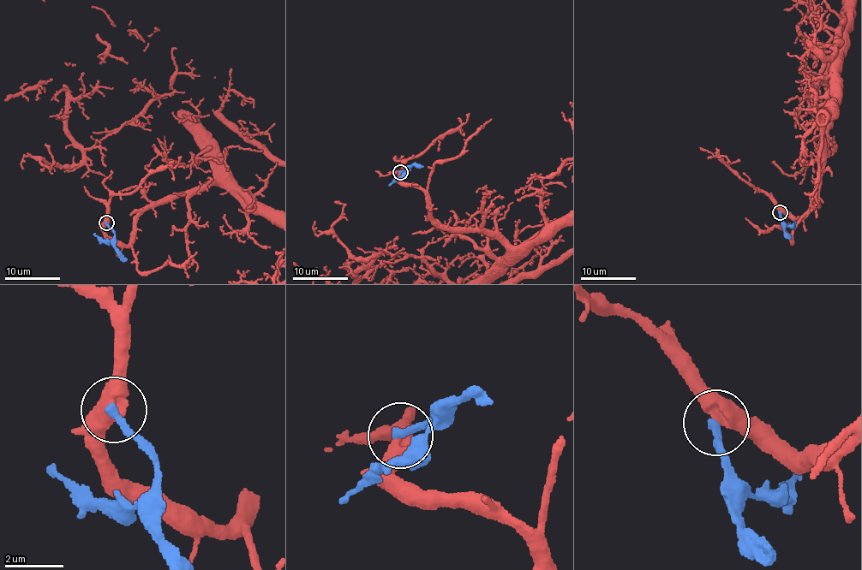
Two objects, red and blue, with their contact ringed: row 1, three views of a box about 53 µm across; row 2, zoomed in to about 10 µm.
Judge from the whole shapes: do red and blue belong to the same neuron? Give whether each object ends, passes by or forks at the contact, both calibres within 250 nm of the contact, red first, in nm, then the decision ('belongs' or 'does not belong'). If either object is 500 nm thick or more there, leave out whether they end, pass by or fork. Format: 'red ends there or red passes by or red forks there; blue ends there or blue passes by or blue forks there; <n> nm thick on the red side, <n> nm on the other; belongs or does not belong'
red passes by; blue ends there; 460 nm thick on the red side, 280 nm on the other; does not belong

